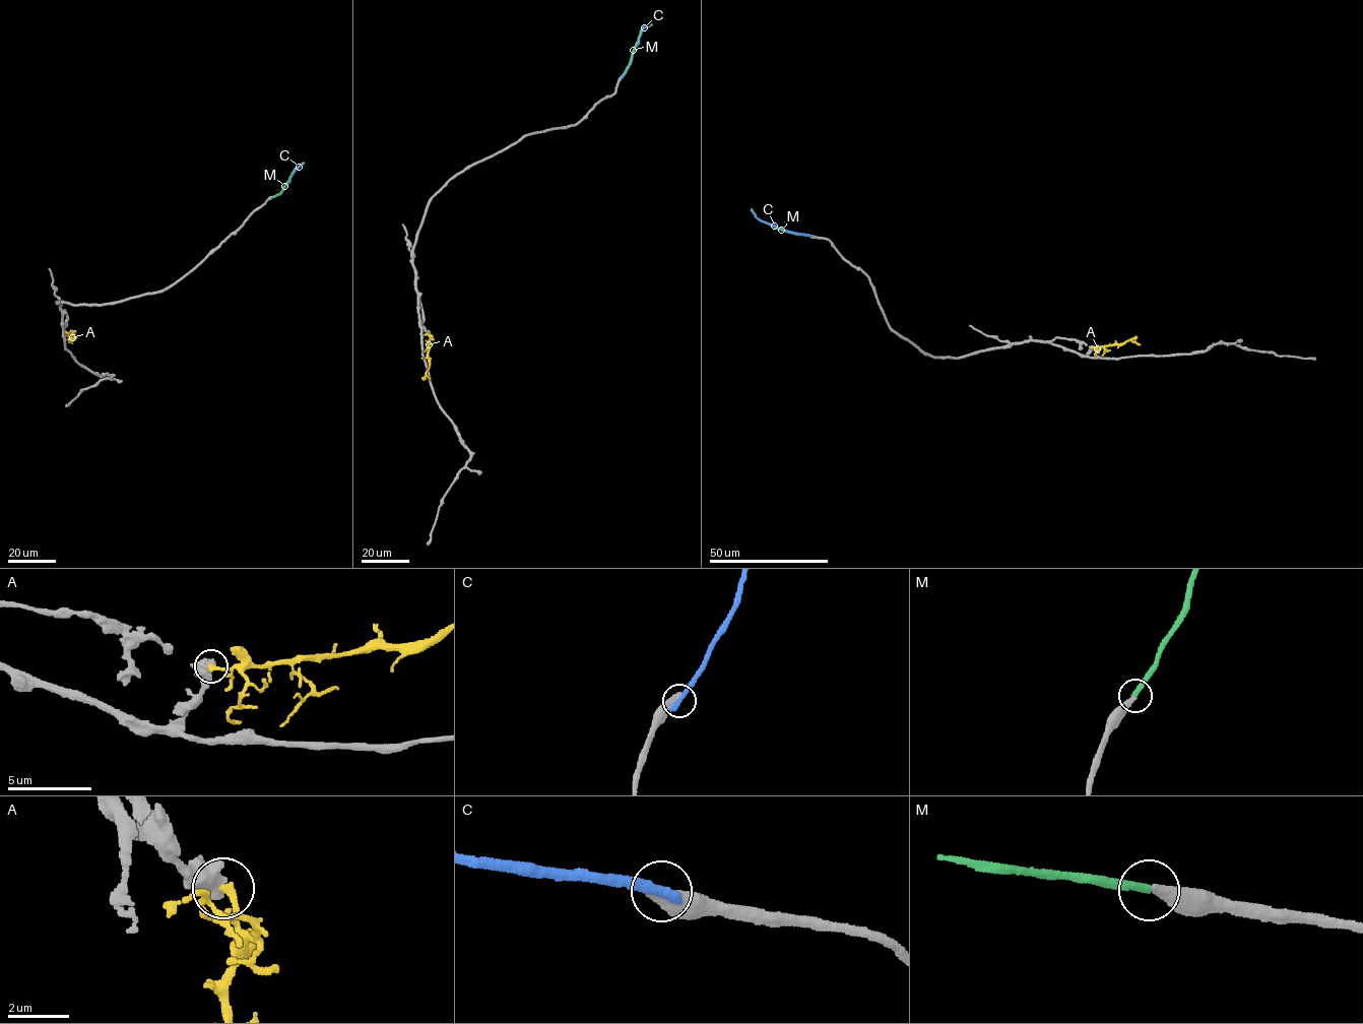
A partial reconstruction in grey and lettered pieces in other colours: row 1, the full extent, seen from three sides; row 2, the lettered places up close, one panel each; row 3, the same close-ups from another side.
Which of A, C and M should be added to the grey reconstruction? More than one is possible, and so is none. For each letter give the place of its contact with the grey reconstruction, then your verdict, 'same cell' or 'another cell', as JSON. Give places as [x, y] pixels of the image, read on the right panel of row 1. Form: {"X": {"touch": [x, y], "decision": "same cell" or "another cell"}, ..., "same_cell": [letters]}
{"A": {"touch": [1092, 346], "decision": "another cell"}, "C": {"touch": [810, 236], "decision": "another cell"}, "M": {"touch": [808, 236], "decision": "same cell"}, "same_cell": ["M"]}

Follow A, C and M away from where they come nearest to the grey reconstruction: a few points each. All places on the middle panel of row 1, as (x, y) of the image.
A: (429, 333), (429, 367), (426, 373), (430, 379)
C: (622, 76), (641, 32), (651, 23)
M: (623, 75), (640, 32), (652, 24)

